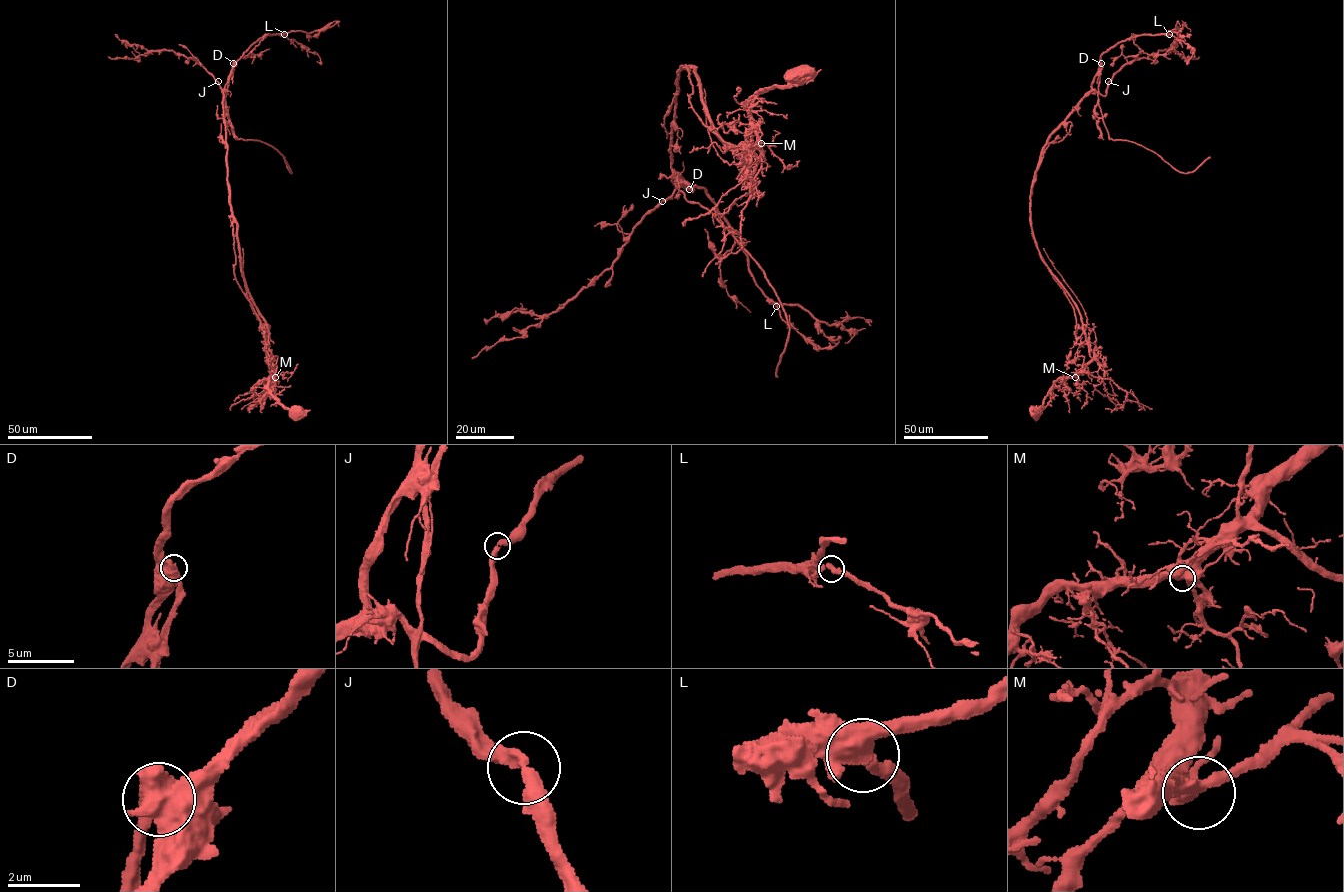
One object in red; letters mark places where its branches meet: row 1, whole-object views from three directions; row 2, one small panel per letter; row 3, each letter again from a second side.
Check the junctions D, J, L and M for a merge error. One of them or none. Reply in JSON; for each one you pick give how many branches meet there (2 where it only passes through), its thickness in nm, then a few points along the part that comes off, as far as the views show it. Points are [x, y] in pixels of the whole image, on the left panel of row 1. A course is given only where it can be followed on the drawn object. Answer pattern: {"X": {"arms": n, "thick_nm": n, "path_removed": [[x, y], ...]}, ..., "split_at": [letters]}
{"D": {"arms": 2, "thick_nm": 650, "path_removed": [[234, 63], [226, 96], [233, 135], [237, 138], [270, 145], [282, 155], [291, 173], [285, 157]]}, "split_at": ["D"]}

